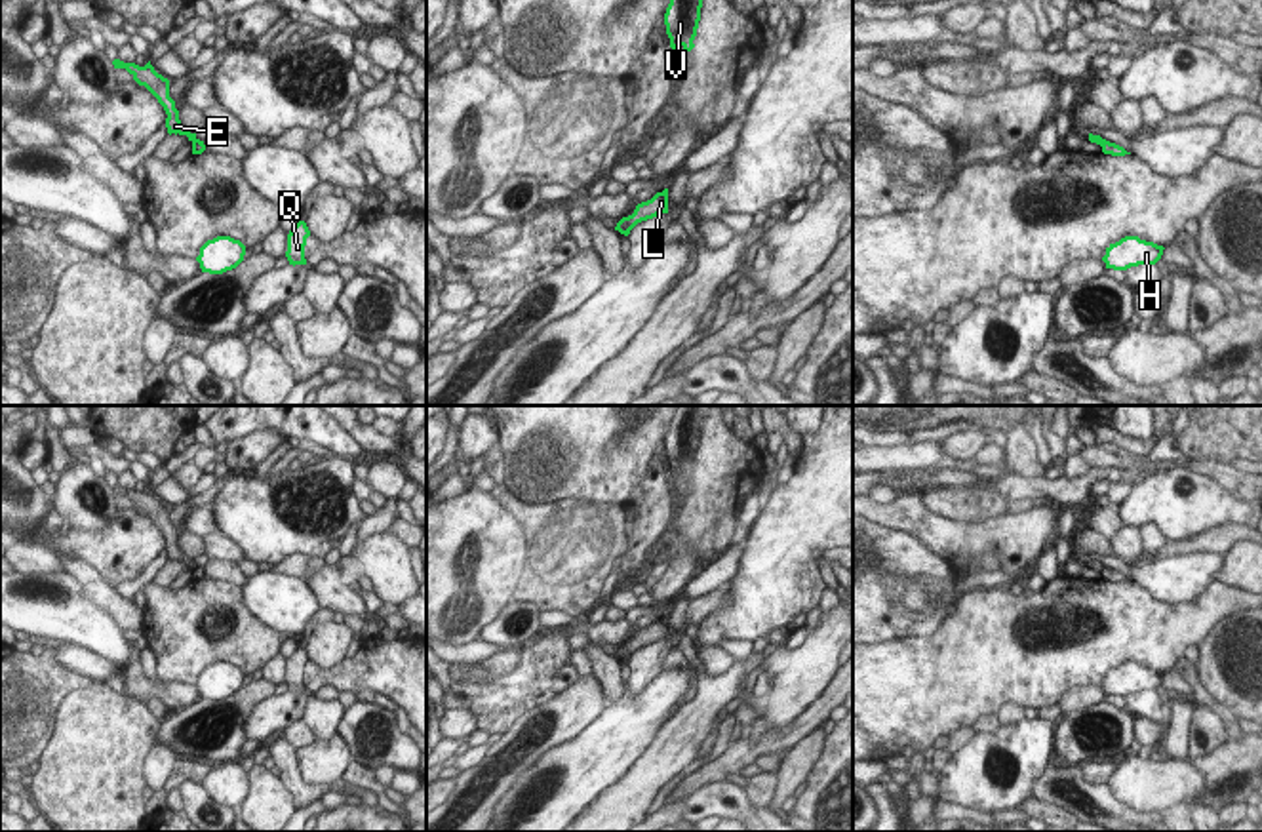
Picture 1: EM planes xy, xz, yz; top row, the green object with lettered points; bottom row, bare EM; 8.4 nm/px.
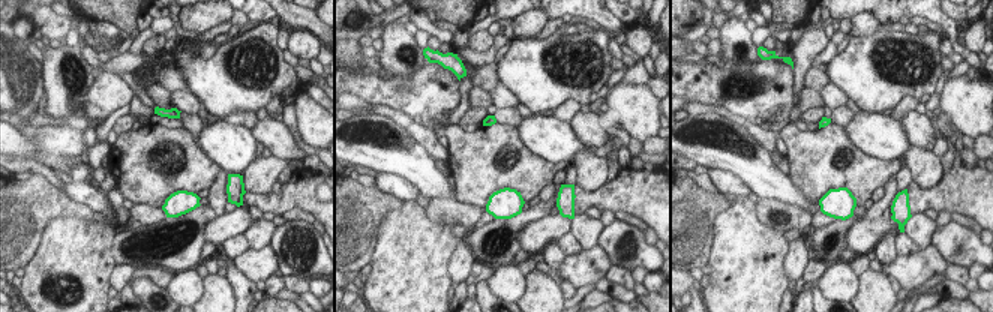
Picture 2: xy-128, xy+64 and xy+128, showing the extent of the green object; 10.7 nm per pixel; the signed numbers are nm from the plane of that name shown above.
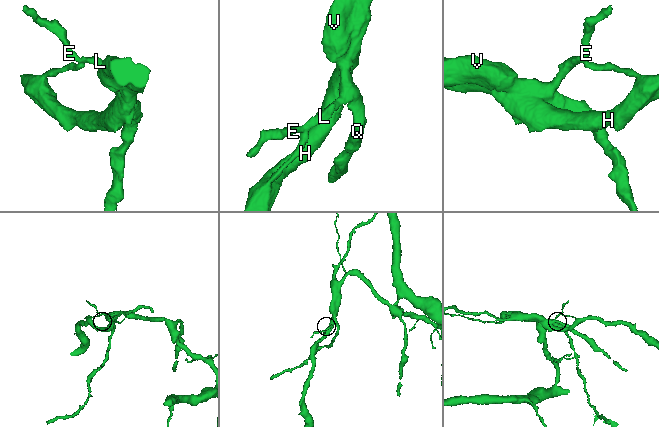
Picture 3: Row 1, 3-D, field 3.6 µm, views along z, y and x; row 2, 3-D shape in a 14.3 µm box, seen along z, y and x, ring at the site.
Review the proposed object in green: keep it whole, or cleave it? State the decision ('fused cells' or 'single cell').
fused cells

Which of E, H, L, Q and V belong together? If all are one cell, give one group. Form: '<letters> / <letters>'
E L Q V / H

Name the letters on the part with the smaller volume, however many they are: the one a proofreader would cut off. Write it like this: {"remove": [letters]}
{"remove": ["E", "L", "Q", "V"]}

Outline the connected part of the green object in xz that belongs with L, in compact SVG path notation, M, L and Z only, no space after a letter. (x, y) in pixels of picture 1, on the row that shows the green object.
M668 188L657 192L651 200L638 204L632 215L622 217L617 223L615 230L622 234L624 230L632 230L638 223L653 219L661 213L668 213Z

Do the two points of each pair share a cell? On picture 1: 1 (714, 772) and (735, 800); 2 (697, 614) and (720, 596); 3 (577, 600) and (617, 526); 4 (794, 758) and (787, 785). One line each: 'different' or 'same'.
1: different
2: same
3: same
4: same

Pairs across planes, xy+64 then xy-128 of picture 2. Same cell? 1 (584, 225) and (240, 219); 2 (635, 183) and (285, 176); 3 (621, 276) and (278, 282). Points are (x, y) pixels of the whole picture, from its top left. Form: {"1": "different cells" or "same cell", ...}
{"1": "different cells", "2": "different cells", "3": "same cell"}

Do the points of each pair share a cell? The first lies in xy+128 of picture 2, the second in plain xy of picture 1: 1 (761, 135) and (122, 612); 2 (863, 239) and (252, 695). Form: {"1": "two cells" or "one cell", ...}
{"1": "one cell", "2": "two cells"}

